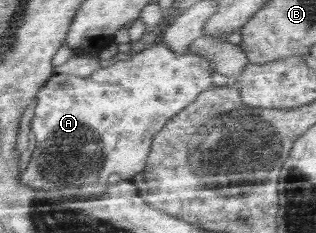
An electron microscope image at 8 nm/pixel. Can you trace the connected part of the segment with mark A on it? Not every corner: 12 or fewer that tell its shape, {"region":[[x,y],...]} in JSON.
{"region":[[154,44],[36,93],[21,182],[99,197],[211,88]]}

